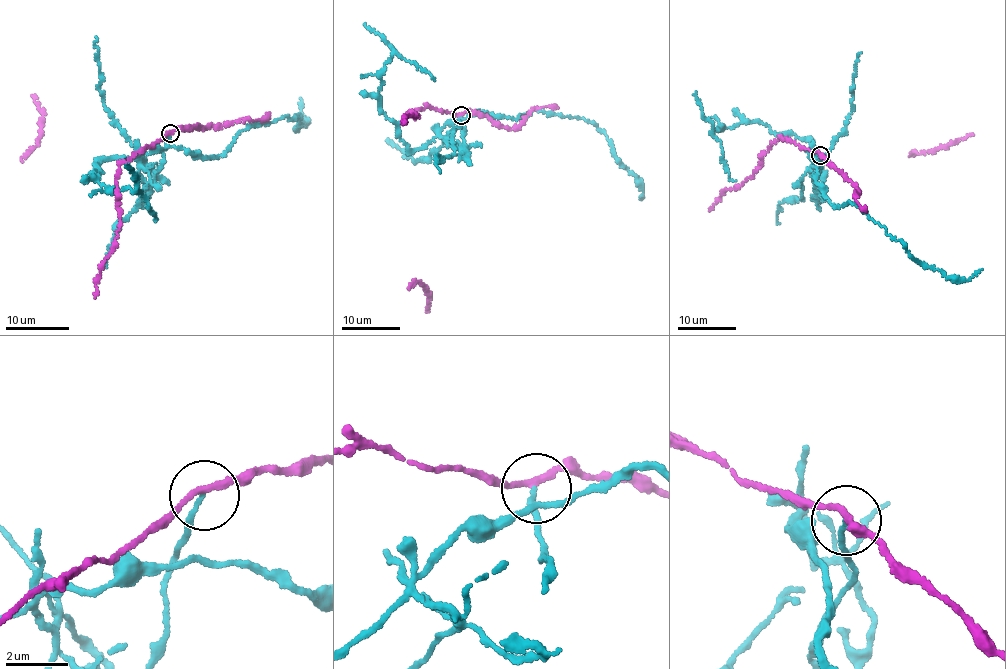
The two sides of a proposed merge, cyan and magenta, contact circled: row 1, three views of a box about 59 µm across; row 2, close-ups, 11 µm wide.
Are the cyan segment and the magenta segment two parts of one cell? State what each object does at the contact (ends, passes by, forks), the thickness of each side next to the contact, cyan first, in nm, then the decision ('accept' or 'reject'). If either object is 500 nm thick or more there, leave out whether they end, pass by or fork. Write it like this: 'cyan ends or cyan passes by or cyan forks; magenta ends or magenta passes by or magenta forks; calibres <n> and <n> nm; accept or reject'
cyan ends; magenta passes by; calibres 140 and 200 nm; reject

